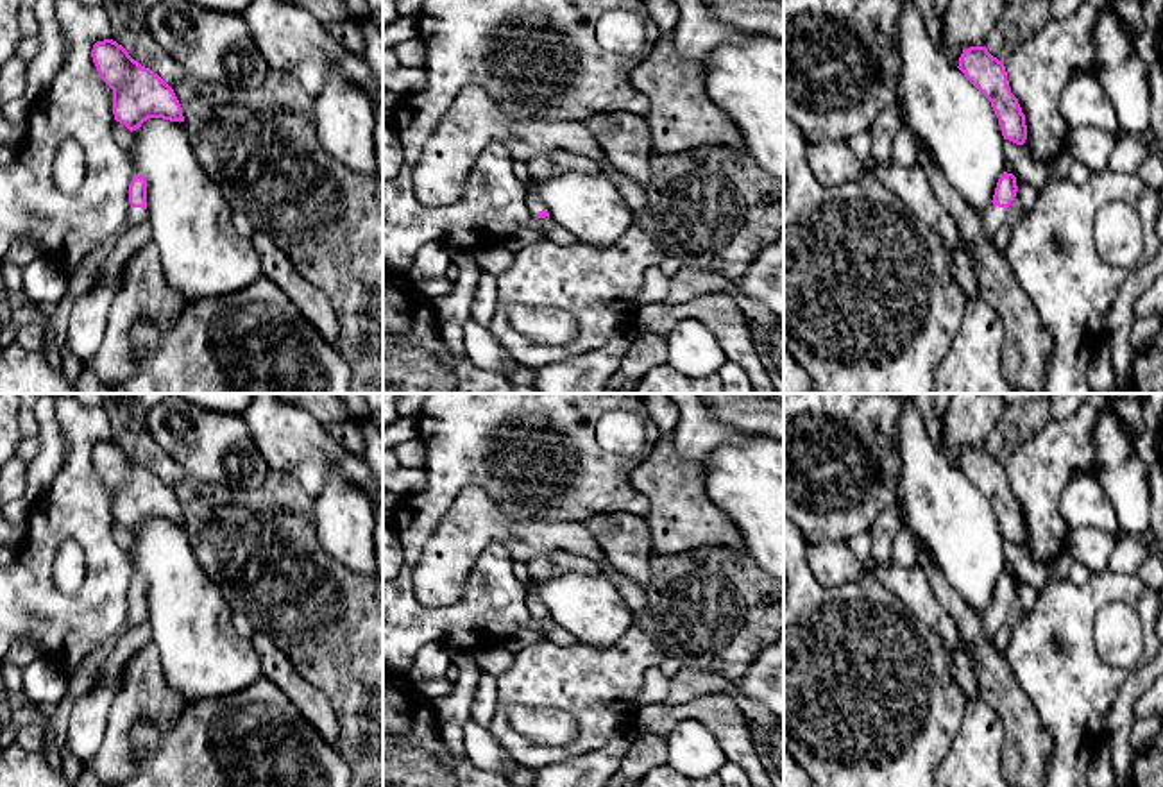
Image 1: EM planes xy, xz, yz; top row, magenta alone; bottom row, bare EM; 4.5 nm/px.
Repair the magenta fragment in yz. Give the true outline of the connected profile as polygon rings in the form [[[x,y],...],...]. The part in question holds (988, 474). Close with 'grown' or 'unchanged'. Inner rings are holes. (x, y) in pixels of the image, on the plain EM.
[[[970,447],[963,451],[957,469],[991,503],[1004,540],[1023,546],[1027,540],[1025,515],[1011,494],[1004,463],[986,447]]]; unchanged

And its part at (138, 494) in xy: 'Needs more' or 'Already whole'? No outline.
Already whole

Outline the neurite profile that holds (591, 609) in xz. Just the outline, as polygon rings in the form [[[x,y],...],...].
[[[565,572],[546,581],[531,581],[526,588],[546,605],[549,617],[569,631],[576,644],[607,647],[633,624],[633,612],[614,580],[603,572]]]

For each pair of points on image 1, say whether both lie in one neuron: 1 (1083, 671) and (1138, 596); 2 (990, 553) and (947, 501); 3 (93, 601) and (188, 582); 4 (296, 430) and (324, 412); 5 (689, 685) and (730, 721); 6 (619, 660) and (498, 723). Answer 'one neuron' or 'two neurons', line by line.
1: one neuron
2: one neuron
3: two neurons
4: two neurons
5: two neurons
6: one neuron

